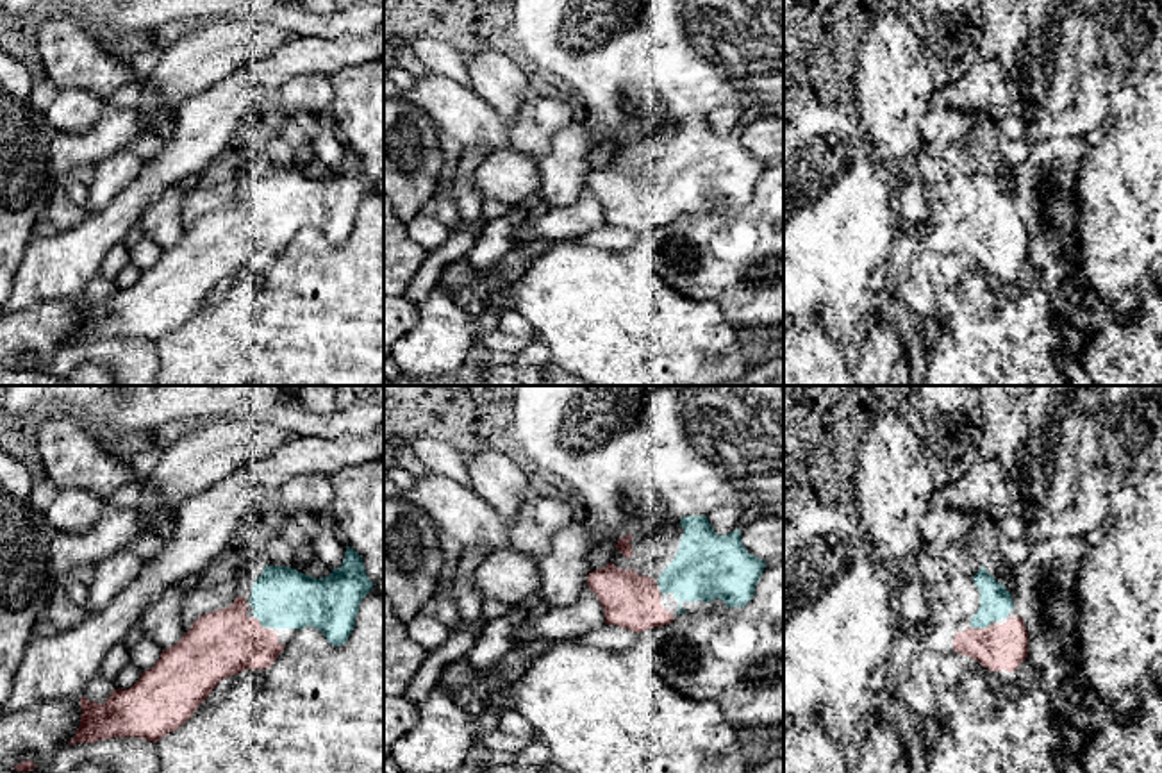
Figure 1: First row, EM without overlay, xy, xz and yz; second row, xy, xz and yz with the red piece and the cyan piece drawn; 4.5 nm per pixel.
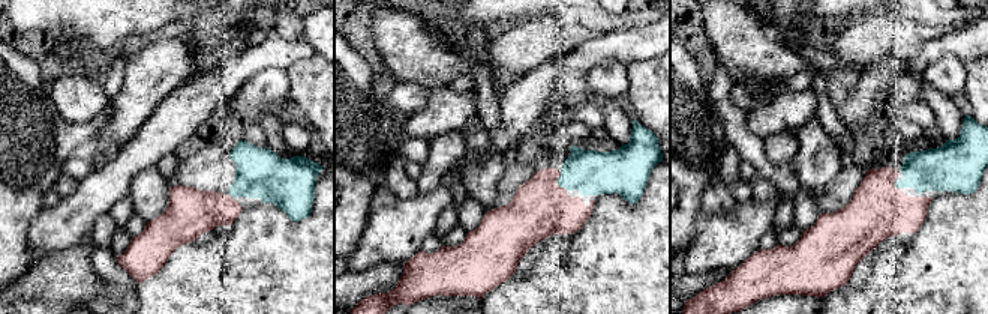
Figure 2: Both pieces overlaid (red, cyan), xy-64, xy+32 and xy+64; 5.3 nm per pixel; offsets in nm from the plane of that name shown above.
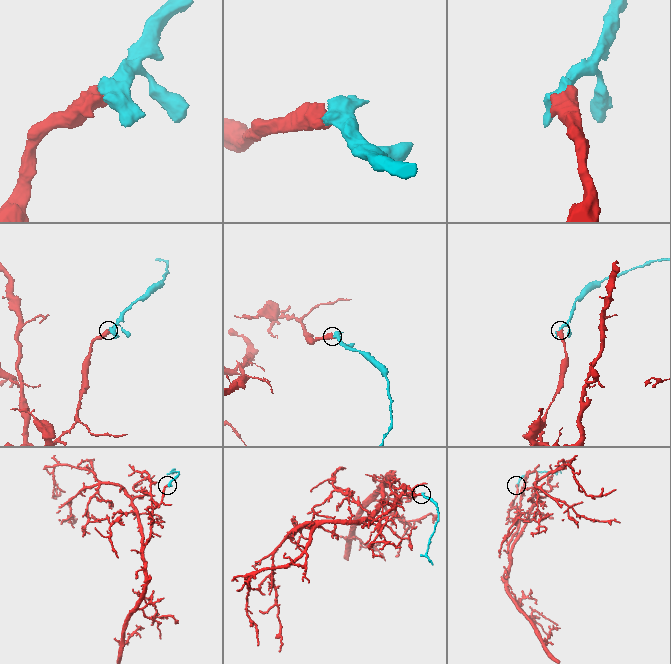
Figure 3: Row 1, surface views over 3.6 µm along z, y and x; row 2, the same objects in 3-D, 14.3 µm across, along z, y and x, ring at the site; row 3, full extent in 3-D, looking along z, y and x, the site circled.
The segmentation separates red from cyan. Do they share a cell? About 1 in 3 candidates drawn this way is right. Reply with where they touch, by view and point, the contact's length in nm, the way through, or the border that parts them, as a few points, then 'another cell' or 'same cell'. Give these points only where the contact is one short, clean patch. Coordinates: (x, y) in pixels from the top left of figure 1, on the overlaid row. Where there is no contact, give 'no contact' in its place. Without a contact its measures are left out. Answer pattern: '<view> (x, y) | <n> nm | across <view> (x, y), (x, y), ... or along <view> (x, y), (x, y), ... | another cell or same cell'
yz (979, 629) | 60 nm | same cell

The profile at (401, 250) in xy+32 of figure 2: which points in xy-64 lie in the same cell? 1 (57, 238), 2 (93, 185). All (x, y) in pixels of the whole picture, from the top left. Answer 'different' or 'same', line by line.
1: same
2: same

